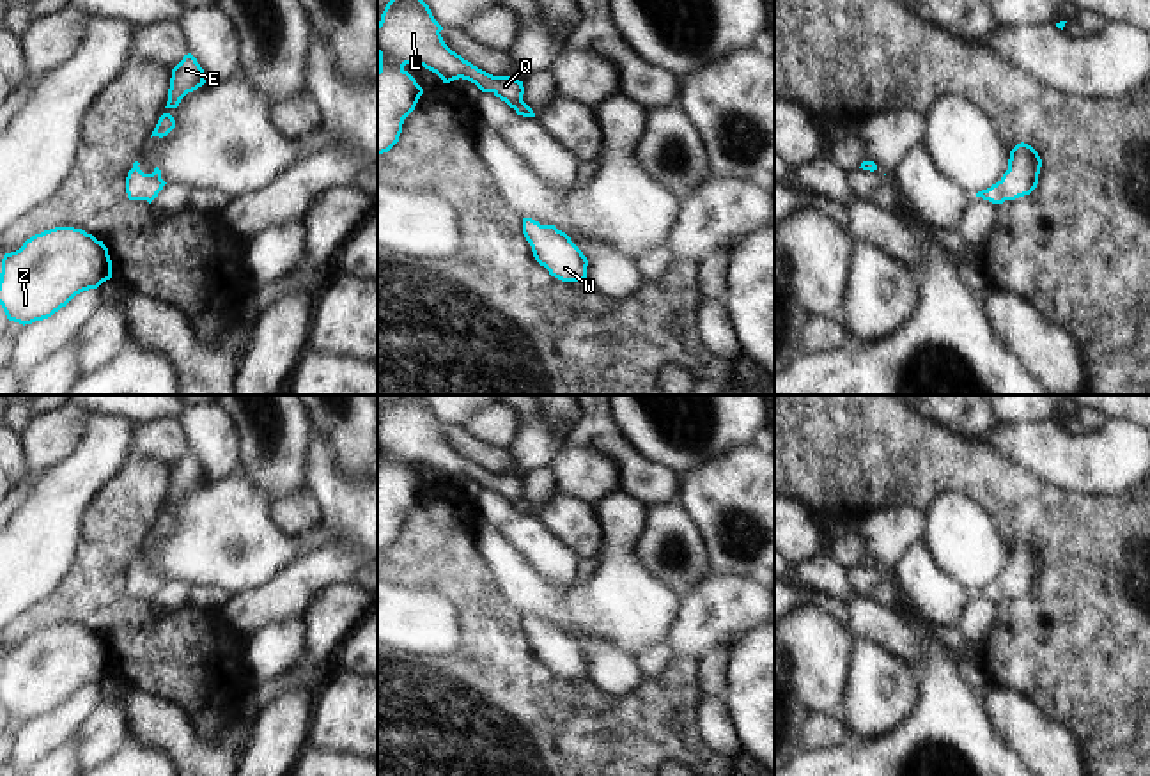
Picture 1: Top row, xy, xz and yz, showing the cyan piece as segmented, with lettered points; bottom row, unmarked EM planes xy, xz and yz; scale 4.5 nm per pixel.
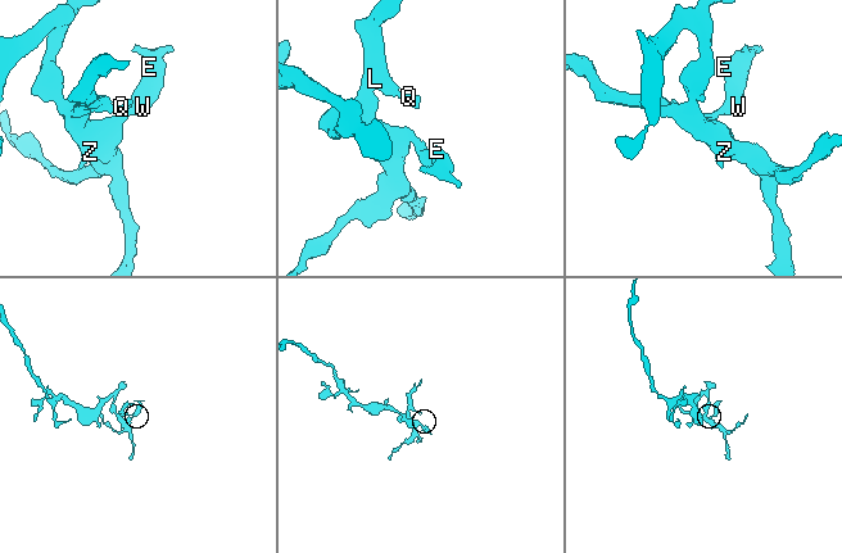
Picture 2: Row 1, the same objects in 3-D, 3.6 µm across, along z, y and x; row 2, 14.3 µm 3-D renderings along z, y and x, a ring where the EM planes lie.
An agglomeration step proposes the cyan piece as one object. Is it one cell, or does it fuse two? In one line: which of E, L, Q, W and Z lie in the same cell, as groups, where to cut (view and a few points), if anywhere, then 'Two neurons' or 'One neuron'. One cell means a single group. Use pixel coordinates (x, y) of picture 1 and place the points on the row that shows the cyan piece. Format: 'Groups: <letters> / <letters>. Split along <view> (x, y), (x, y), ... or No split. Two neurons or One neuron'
Groups: E L Q W Z. No split. One neuron

